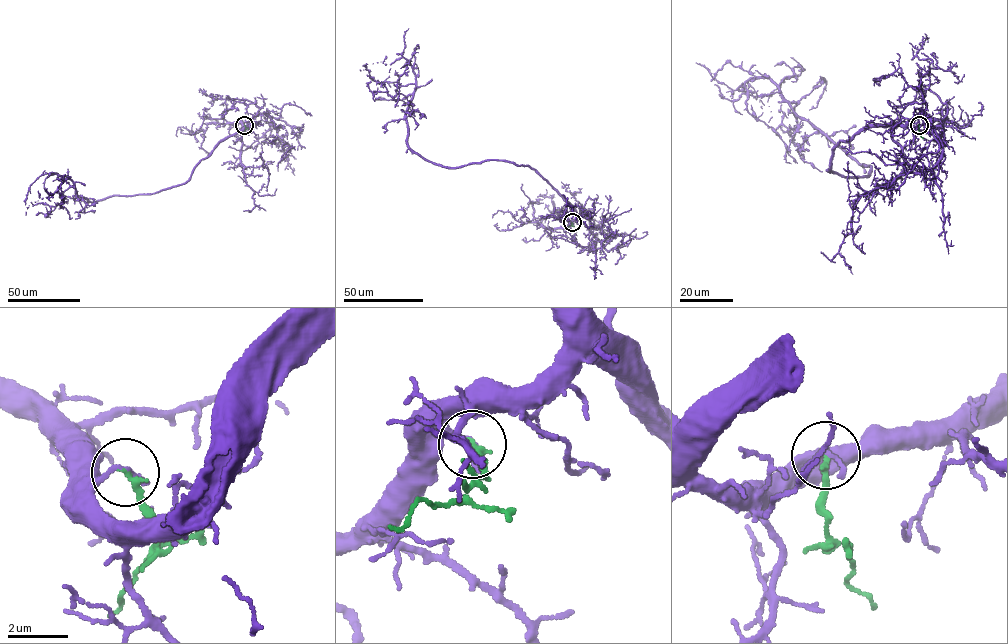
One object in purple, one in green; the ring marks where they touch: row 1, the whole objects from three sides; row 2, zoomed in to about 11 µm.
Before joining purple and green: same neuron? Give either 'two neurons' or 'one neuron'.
two neurons

